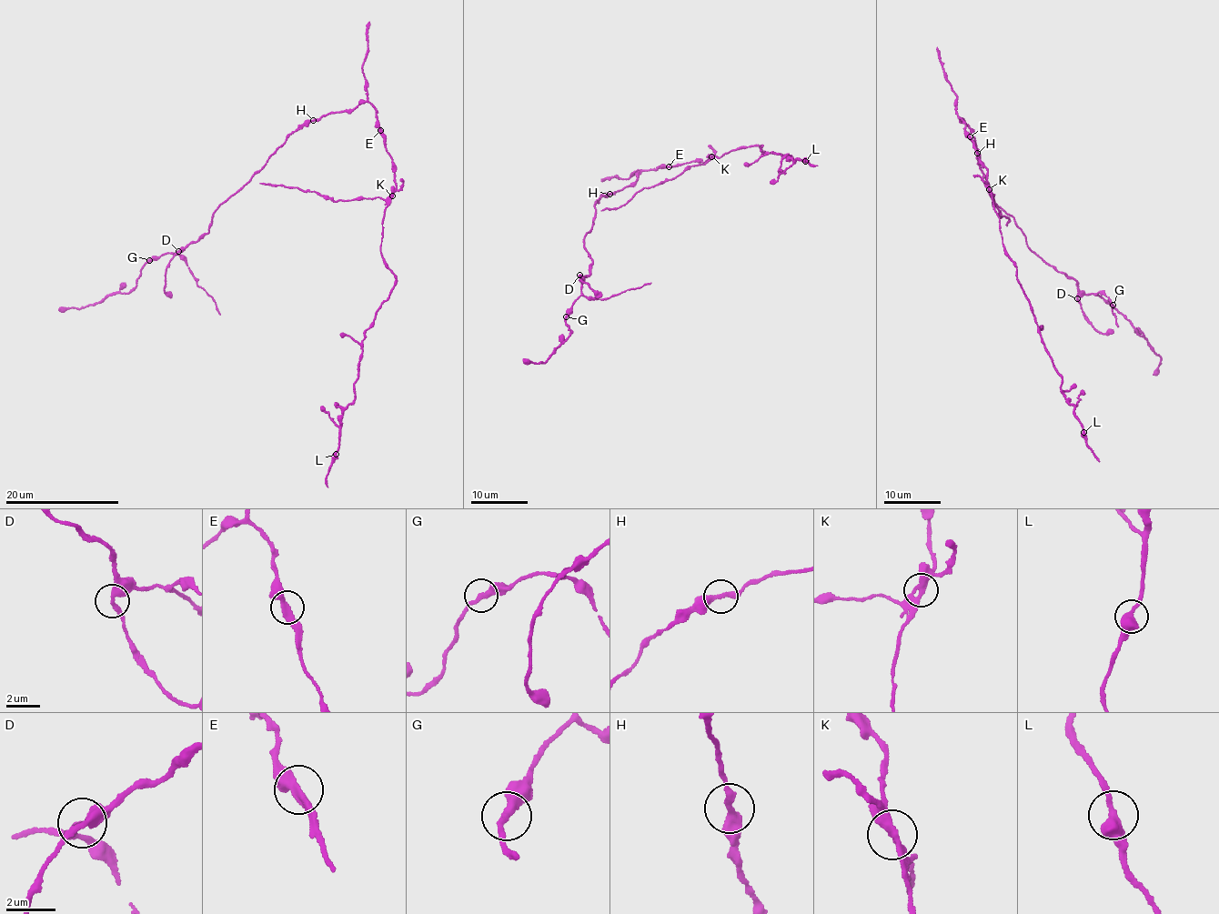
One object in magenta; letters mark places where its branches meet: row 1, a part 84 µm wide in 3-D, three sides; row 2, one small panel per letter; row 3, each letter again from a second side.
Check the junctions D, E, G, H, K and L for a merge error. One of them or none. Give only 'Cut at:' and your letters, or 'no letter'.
Cut at: K

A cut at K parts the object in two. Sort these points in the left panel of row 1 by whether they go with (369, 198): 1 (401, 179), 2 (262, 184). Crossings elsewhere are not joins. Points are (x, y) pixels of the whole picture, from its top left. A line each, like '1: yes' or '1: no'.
1: yes
2: yes

